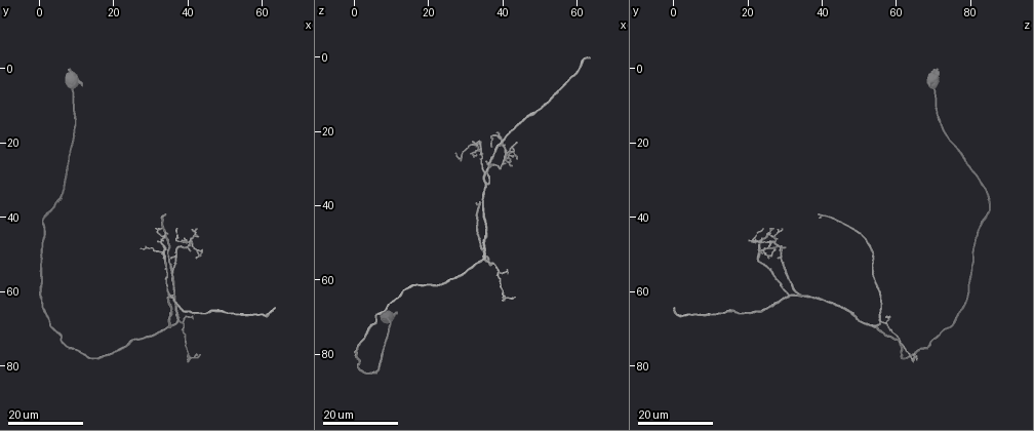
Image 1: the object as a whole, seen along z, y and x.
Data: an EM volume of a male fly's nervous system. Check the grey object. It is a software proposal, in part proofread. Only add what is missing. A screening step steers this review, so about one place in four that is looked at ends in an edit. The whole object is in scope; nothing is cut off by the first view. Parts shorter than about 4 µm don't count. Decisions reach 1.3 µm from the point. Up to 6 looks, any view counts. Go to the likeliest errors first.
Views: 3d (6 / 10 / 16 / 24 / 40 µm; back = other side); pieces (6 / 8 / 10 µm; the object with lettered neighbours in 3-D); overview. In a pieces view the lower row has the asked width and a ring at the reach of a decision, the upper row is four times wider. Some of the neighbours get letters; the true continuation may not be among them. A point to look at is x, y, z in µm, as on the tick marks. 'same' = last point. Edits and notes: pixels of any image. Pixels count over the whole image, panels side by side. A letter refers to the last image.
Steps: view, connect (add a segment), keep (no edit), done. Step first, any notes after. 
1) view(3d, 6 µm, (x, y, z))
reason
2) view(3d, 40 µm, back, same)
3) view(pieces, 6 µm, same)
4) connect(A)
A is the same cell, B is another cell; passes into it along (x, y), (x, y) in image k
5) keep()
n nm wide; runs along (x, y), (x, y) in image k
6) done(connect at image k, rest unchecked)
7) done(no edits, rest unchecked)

view(3d, 16 µm, (34.0, 39.0, 39.5))
long arm stops here

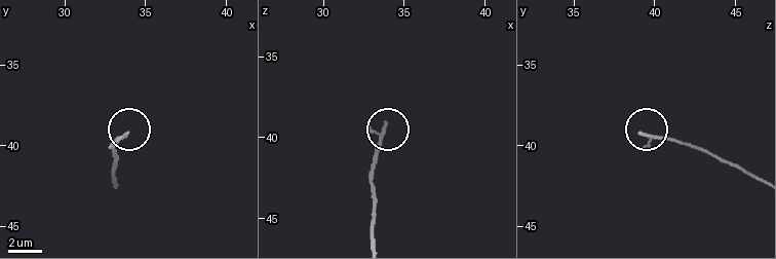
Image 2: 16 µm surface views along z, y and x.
view(pieces, 8 µm, (33.8, 39.2, 39.3))
what lies round it

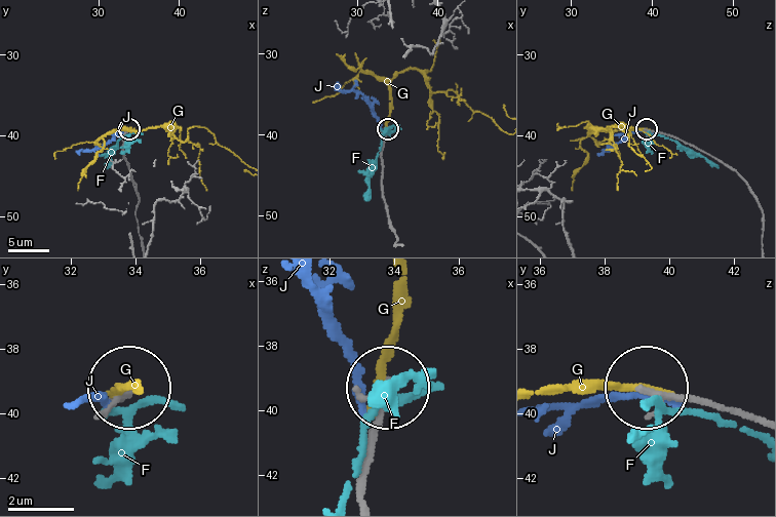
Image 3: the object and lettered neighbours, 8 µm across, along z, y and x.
keep()
F, G and J are other cells; runs along (759, 201), (749, 187), (719, 161), (680, 140), (647, 129) in image 3; no lettered segment goes on from it

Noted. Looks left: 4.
view(3d, 24 µm, (62.5, 64.5, 0.0))
long arm stops here

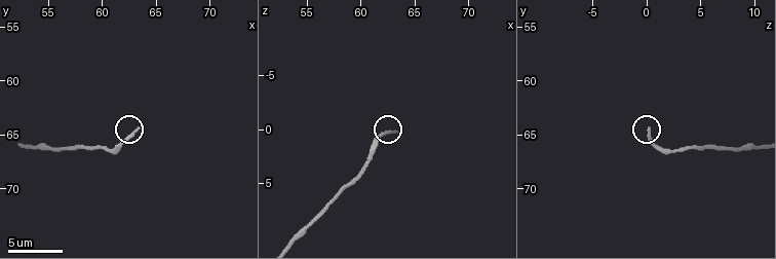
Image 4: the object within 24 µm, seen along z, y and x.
view(pieces, 10 µm, (63.0, 64.4, 0.2))
see the neighbours

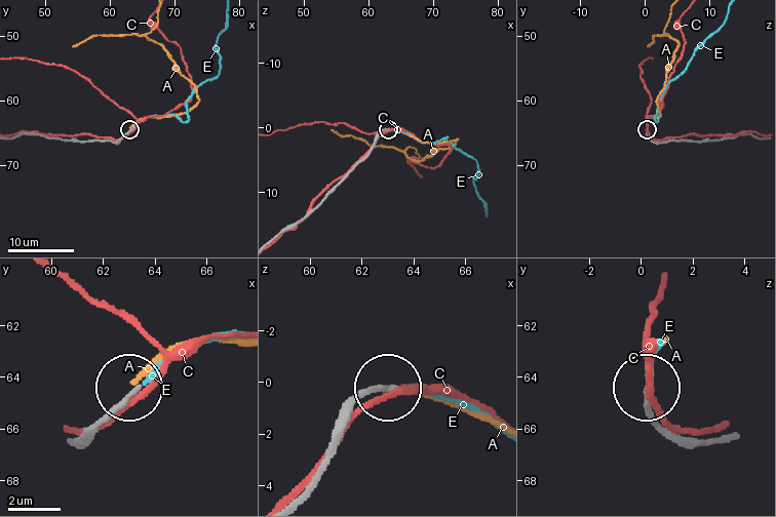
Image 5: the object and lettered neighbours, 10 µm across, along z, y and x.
connect(E)
E is the same cell, A and C are other cells; passes into it along (657, 143), (646, 126), (658, 118), (661, 93), (671, 80) in image 5; the neuron continues

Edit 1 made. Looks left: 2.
done(connect at image 5, rest unchecked)

